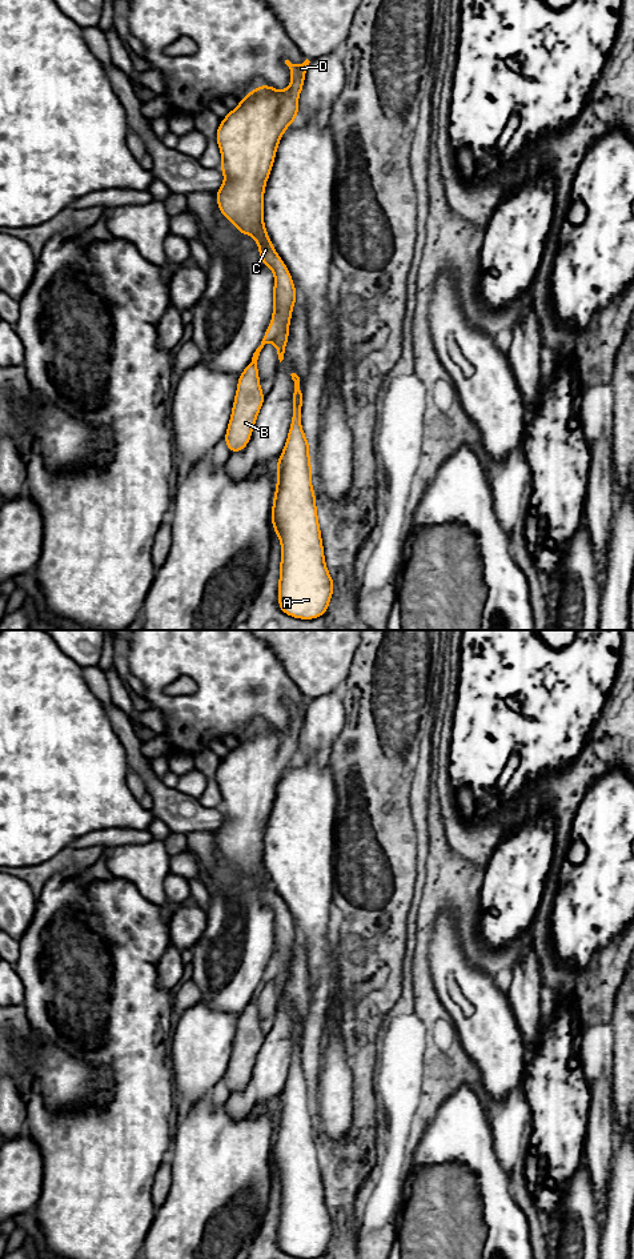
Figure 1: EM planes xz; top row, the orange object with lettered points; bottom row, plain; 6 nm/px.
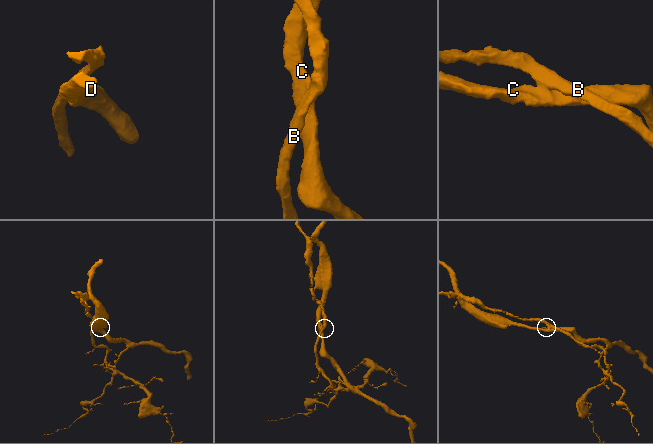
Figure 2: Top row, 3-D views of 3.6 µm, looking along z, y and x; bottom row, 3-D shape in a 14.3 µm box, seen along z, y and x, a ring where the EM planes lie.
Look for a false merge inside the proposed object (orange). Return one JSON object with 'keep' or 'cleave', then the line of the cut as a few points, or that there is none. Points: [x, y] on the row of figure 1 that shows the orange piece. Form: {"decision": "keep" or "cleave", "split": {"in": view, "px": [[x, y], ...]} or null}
{"decision": "keep", "split": null}

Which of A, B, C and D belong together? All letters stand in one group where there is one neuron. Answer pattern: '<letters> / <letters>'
A B C D

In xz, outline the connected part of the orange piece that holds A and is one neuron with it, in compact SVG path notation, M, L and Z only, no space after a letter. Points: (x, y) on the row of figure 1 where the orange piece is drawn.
M292 373L294 392L289 434L277 461L277 485L270 512L281 542L278 608L284 614L313 620L328 610L334 582L328 572L312 488L309 440L301 425L302 389Z

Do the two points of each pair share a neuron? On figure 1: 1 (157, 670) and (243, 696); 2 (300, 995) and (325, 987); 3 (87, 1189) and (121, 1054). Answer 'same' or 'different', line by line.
1: same
2: different
3: same

